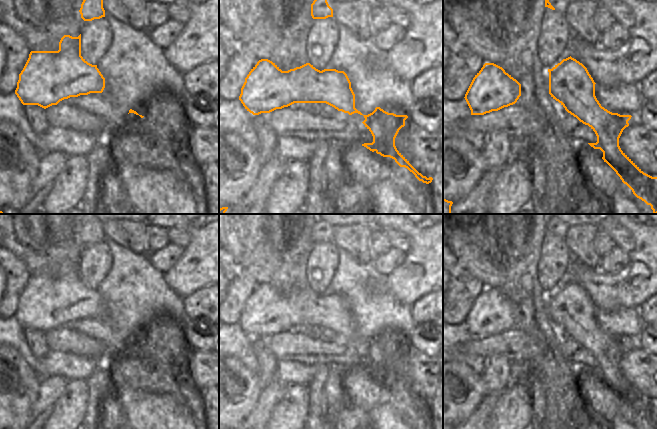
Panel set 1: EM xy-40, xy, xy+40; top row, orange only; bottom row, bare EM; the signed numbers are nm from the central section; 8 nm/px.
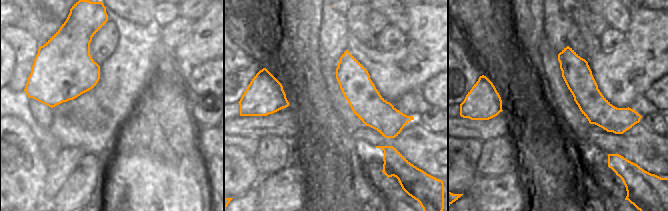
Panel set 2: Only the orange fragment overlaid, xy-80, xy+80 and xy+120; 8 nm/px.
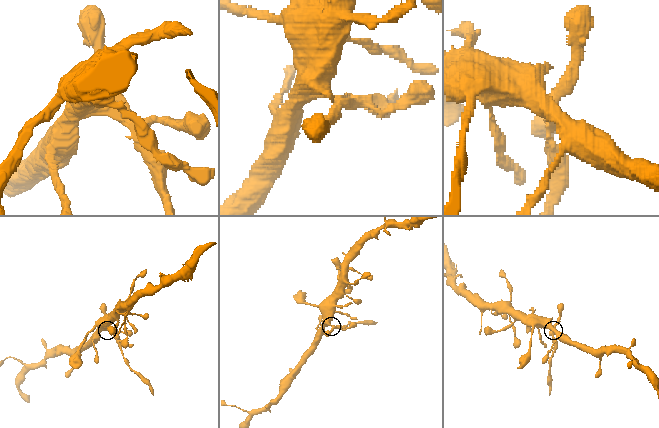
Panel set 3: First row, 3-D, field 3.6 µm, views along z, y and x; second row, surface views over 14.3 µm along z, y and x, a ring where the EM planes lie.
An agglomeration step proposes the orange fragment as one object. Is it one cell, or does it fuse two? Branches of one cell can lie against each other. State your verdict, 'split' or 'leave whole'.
split

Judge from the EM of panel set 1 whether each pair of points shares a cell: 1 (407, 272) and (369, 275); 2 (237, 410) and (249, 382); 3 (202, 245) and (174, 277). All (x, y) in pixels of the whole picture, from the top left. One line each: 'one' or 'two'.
1: two
2: one
3: one

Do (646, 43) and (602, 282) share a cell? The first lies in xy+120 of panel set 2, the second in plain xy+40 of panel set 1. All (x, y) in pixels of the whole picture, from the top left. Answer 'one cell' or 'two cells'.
one cell

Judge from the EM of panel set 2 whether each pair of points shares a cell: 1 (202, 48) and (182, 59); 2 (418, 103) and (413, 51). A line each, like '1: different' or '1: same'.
1: same
2: different

